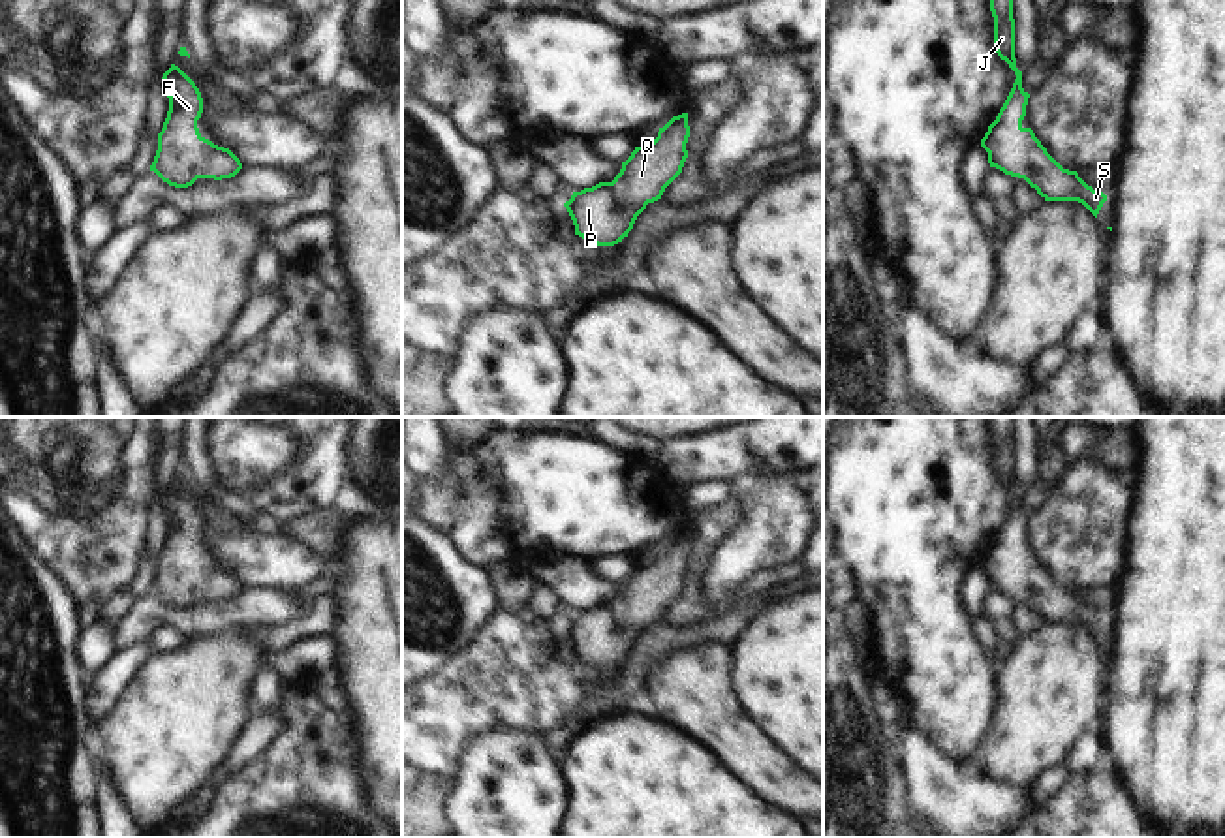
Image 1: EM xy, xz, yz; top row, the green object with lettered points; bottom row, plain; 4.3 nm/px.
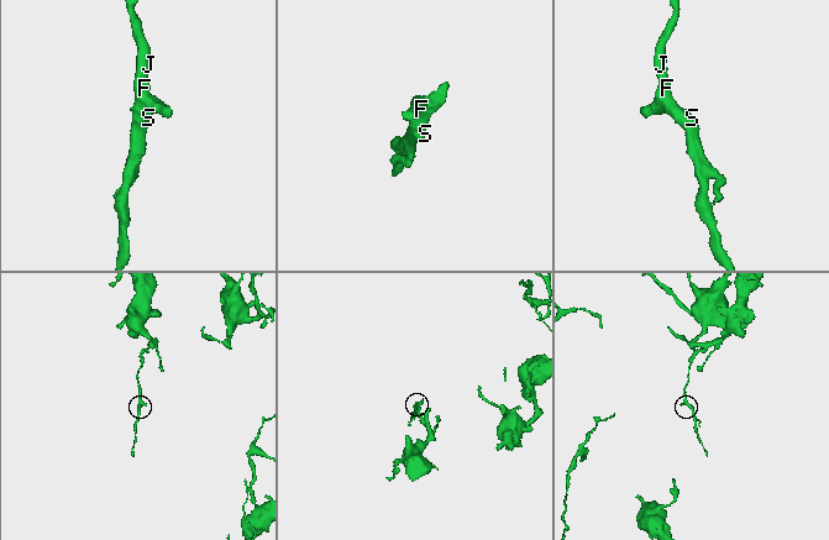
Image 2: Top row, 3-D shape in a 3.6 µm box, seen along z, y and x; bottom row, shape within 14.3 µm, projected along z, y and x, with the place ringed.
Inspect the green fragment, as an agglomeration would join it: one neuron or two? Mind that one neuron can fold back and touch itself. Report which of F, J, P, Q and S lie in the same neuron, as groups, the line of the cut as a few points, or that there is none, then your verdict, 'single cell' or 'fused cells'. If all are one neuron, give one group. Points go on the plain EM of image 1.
groups F J P Q S; cut none; single cell

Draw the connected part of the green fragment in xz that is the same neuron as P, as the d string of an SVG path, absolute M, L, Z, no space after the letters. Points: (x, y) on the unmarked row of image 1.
M688 534L673 537L648 567L635 567L612 603L573 613L564 628L575 656L597 667L622 663L646 626L661 620L665 609L682 594L688 558Z

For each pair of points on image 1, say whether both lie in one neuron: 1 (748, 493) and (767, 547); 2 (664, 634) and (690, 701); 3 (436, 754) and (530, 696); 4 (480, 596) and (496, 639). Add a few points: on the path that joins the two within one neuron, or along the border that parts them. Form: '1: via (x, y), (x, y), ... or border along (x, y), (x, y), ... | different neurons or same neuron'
1: via (761, 506), (767, 512), (767, 534) | same neuron
2: border along (714, 641), (671, 651), (649, 671), (645, 688) | different neurons
3: via (459, 731), (495, 696), (508, 696) | same neuron
4: border along (500, 609), (481, 634), (459, 652) | different neurons

